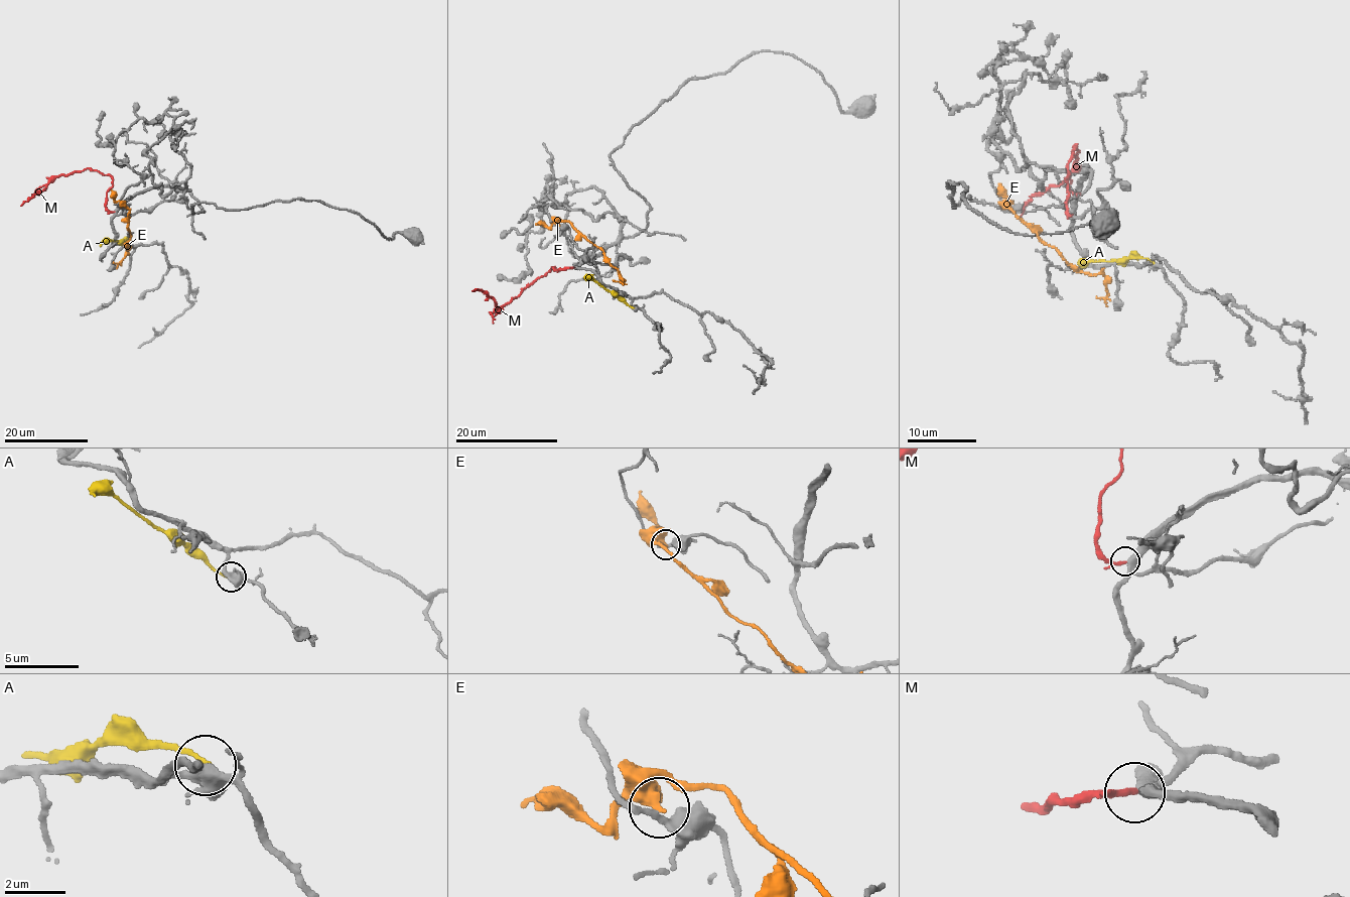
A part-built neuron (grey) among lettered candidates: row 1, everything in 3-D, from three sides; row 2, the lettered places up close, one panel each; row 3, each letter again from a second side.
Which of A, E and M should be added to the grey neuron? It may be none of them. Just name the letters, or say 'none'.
M

